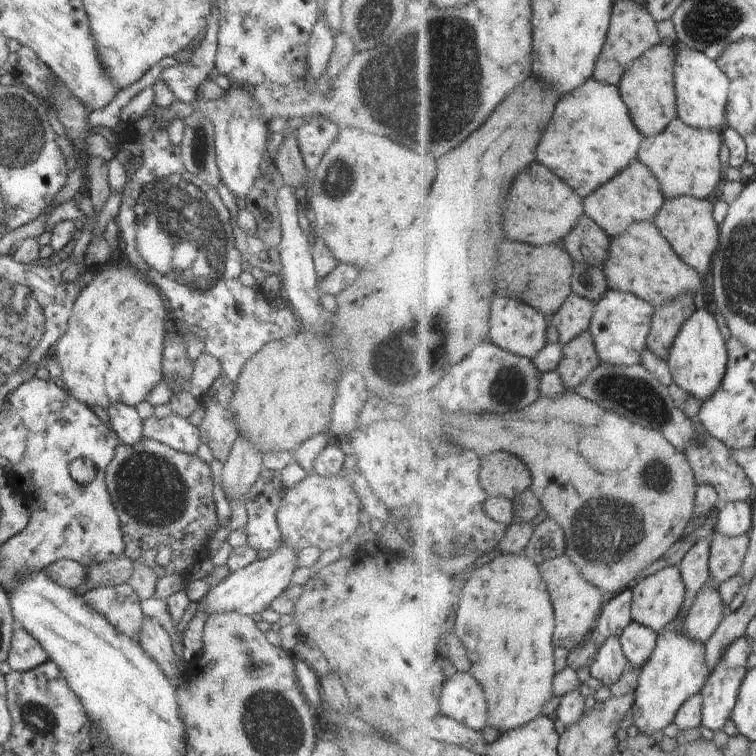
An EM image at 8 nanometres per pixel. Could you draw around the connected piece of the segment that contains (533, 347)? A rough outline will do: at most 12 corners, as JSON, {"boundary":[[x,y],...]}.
{"boundary":[[501,290],[490,340],[536,359],[551,319]]}

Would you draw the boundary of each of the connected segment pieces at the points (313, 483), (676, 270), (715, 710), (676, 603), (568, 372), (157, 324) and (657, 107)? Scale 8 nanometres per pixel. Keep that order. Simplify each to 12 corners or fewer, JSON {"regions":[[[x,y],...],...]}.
{"regions":[[[344,474],[287,488],[282,545],[324,553],[354,537],[360,500]],[[652,222],[612,239],[611,289],[655,308],[704,276]],[[746,636],[726,650],[703,689],[703,726],[724,732],[748,677]],[[680,565],[633,589],[635,622],[662,633],[689,591]],[[591,330],[563,345],[557,369],[576,390],[602,364]],[[119,253],[50,357],[90,410],[162,376],[163,292]],[[660,42],[624,74],[640,132],[679,117],[676,45]]]}

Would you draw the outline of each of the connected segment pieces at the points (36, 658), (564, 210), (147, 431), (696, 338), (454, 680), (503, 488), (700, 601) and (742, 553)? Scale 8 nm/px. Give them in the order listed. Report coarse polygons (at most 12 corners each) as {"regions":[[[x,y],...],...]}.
{"regions":[[[24,628],[13,629],[7,661],[27,672],[48,654]],[[535,162],[512,184],[508,238],[566,240],[586,200]],[[171,415],[143,422],[143,437],[196,455],[200,430]],[[708,308],[686,320],[668,362],[702,402],[719,391],[729,351]],[[471,672],[446,680],[439,711],[478,732],[490,724],[486,688]],[[520,456],[481,458],[482,487],[514,501],[533,486]],[[710,584],[696,594],[686,634],[705,645],[729,612]],[[751,534],[712,542],[712,577],[724,585],[740,575]]]}

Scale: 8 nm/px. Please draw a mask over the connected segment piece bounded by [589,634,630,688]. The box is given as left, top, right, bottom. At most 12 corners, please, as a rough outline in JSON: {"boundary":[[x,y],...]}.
{"boundary":[[616,634],[600,650],[589,675],[611,688],[630,660]]}

